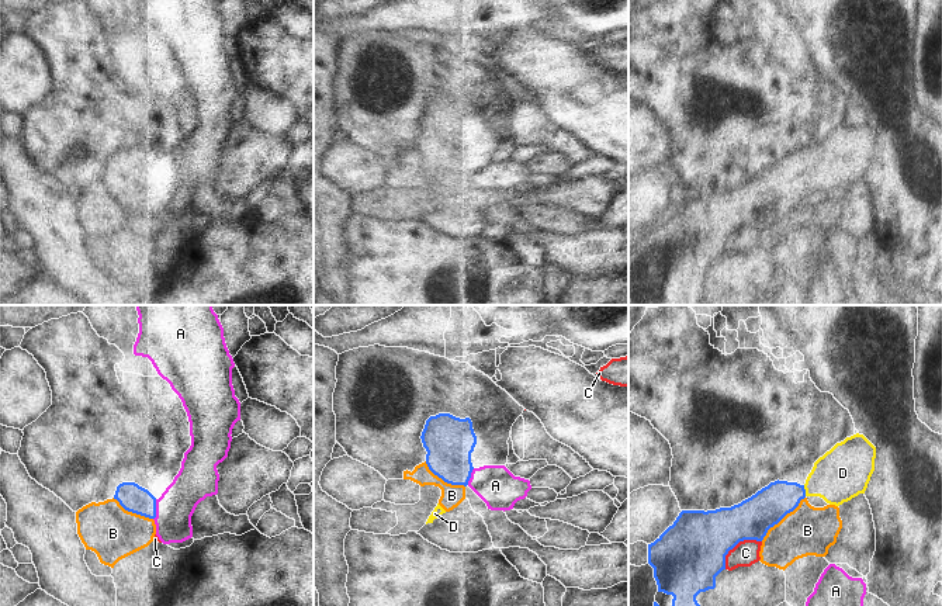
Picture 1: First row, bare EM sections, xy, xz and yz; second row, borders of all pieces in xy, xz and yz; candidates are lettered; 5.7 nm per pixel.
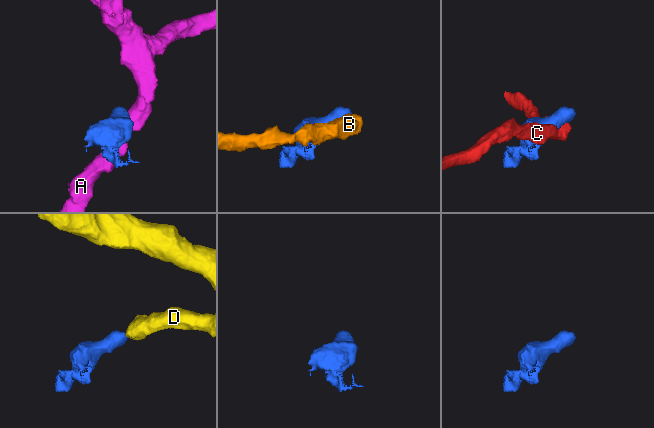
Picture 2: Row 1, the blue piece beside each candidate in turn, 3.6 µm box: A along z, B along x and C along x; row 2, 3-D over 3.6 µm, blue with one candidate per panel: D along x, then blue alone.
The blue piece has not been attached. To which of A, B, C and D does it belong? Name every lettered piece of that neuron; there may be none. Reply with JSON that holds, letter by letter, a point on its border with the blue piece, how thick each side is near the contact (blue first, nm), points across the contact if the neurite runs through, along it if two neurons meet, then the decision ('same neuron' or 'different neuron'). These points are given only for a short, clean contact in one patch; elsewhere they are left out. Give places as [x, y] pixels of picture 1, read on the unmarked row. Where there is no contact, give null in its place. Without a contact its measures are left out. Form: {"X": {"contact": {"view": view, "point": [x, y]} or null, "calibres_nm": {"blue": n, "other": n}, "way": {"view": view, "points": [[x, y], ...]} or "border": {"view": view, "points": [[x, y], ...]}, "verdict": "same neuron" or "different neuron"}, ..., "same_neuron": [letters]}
{"A": {"contact": {"view": "xy", "point": [155, 194]}, "calibres_nm": {"blue": 160, "other": 220}, "verdict": "different neuron"}, "B": {"contact": {"view": "yz", "point": [782, 203]}, "calibres_nm": {"blue": 240, "other": 280}, "border": {"view": "yz", "points": [[804, 182], [761, 225]]}, "verdict": "different neuron"}, "C": {"contact": {"view": "yz", "point": [736, 229]}, "calibres_nm": {"blue": 380, "other": 150}, "verdict": "different neuron"}, "D": {"contact": {"view": "yz", "point": [804, 176]}, "calibres_nm": {"blue": 220, "other": 300}, "way": {"view": "yz", "points": [[768, 191], [781, 182], [804, 176], [842, 158]]}, "verdict": "same neuron"}, "same_neuron": ["D"]}

